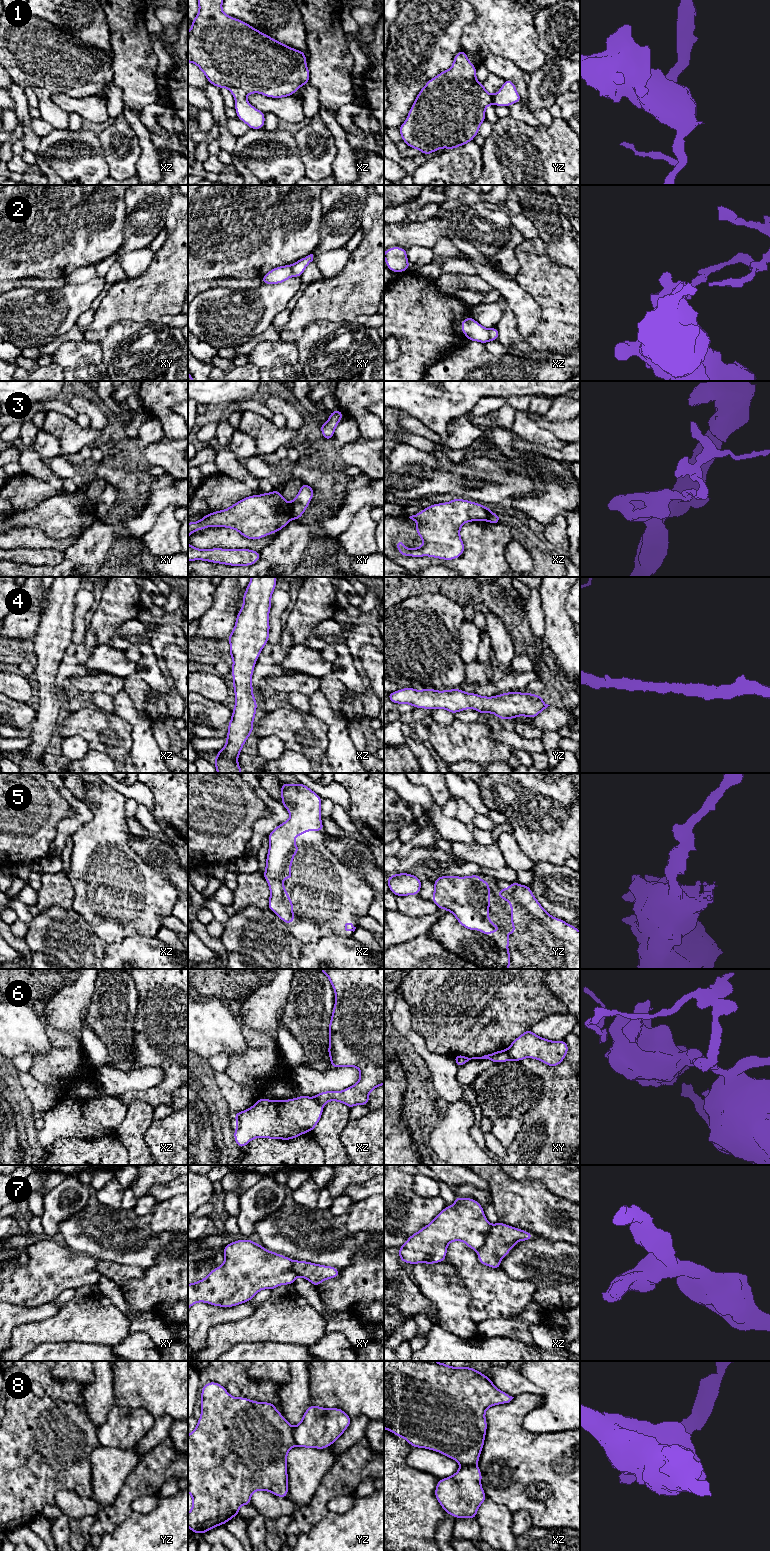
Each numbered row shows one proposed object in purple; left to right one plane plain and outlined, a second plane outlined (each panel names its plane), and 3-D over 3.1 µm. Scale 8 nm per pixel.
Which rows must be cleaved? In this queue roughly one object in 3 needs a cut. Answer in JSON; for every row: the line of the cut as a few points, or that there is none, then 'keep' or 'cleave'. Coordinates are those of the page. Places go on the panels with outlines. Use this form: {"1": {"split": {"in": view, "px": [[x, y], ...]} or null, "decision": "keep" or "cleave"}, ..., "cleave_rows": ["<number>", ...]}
{"1": {"split": null, "decision": "keep"}, "2": {"split": {"in": "xz", "px": [[488, 329], [489, 340]]}, "decision": "cleave"}, "3": {"split": {"in": "xy", "px": [[290, 503], [290, 515], [293, 518]]}, "decision": "cleave"}, "4": {"split": null, "decision": "keep"}, "5": {"split": null, "decision": "keep"}, "6": {"split": {"in": "xz", "px": [[313, 1097], [322, 1107]]}, "decision": "cleave"}, "7": {"split": {"in": "xz", "px": [[492, 1225], [486, 1241], [477, 1250]]}, "decision": "cleave"}, "8": {"split": {"in": "yz", "px": [[292, 1427], [295, 1445]]}, "decision": "cleave"}, "cleave_rows": ["2", "3", "6", "7", "8"]}

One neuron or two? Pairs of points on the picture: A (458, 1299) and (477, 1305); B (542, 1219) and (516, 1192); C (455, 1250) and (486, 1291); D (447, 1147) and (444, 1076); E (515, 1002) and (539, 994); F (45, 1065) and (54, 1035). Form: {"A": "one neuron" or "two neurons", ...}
{"A": "two neurons", "B": "one neuron", "C": "one neuron", "D": "two neurons", "E": "one neuron", "F": "one neuron"}

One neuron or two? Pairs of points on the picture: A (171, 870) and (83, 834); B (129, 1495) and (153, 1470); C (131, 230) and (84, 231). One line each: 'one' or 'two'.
A: two
B: one
C: two

